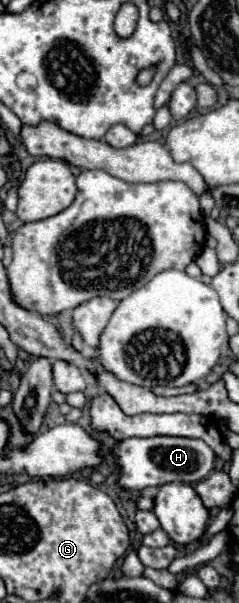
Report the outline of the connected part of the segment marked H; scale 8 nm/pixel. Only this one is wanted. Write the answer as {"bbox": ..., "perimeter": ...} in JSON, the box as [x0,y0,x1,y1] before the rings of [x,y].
{"bbox":[114,435,216,491],"perimeter":[[[162,435],[148,439],[132,437],[120,441],[114,449],[114,455],[122,467],[118,483],[128,491],[142,491],[146,487],[156,487],[172,481],[194,485],[208,477],[216,463],[214,451],[202,439],[190,437],[162,437]]]}

